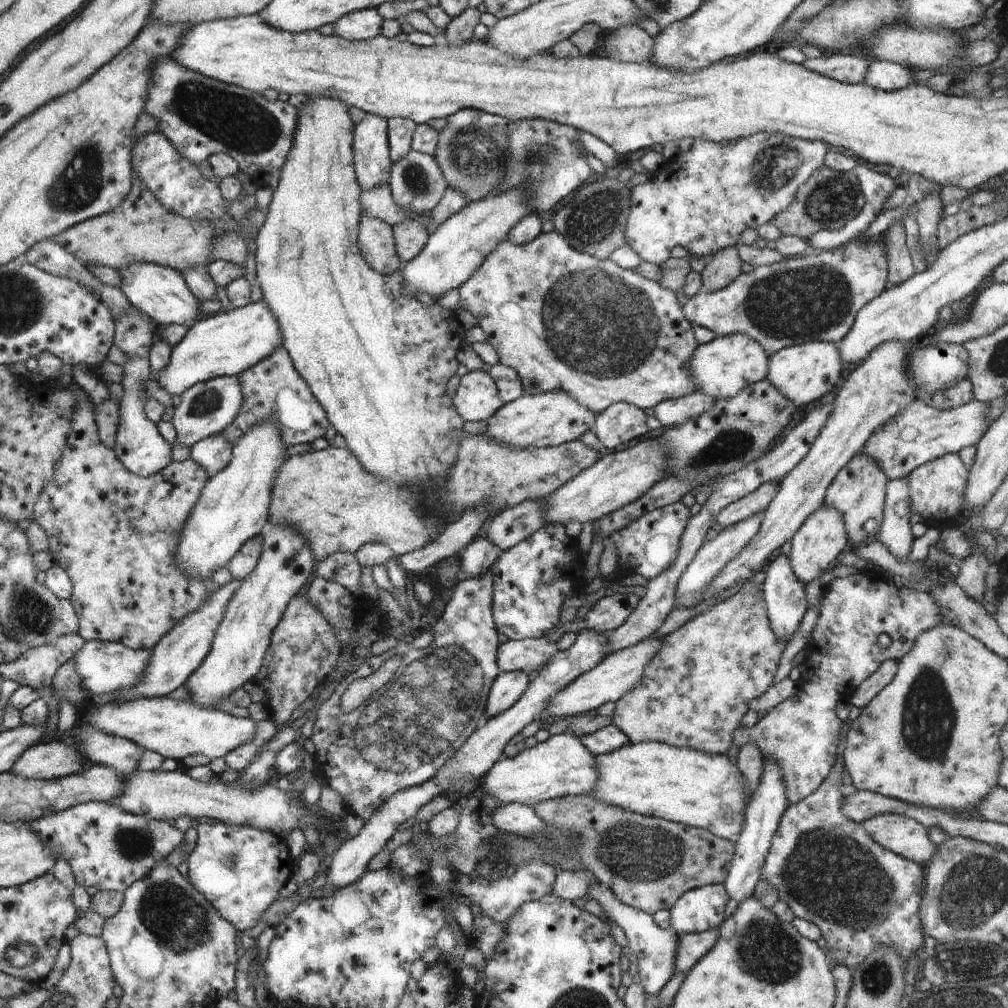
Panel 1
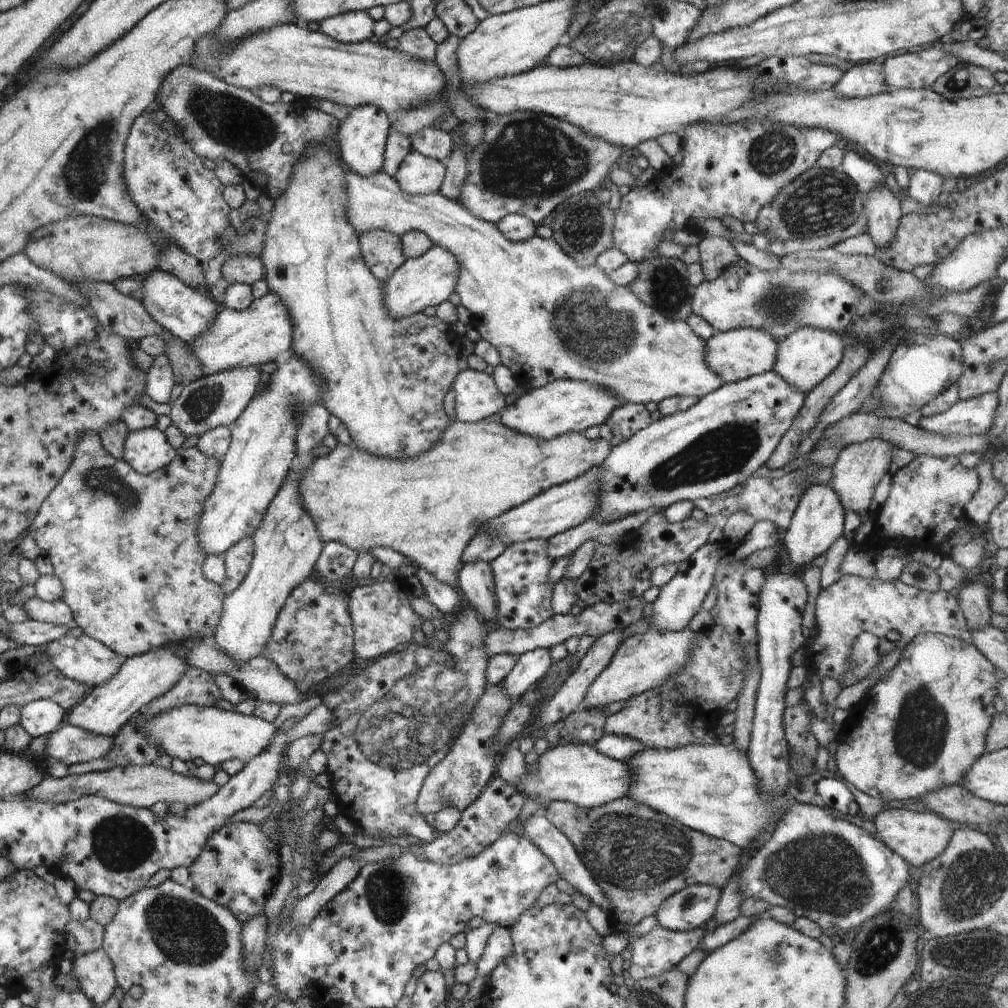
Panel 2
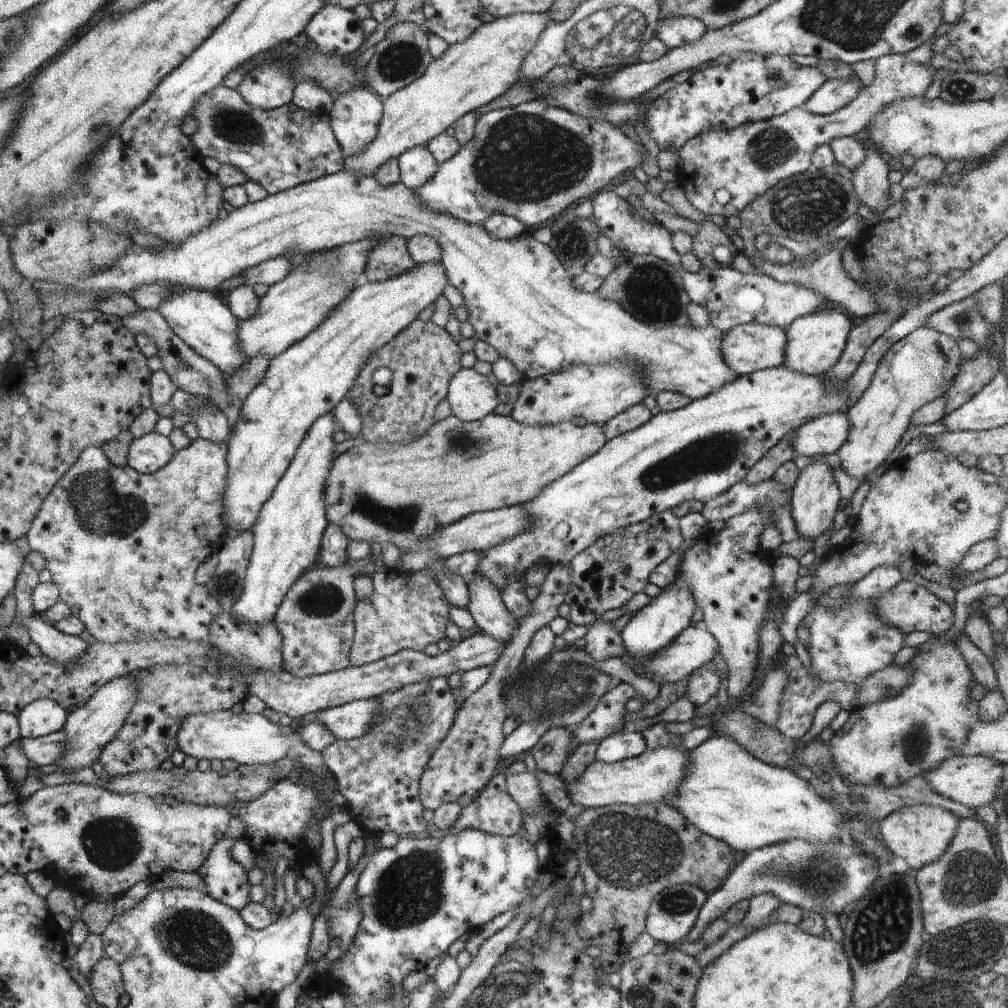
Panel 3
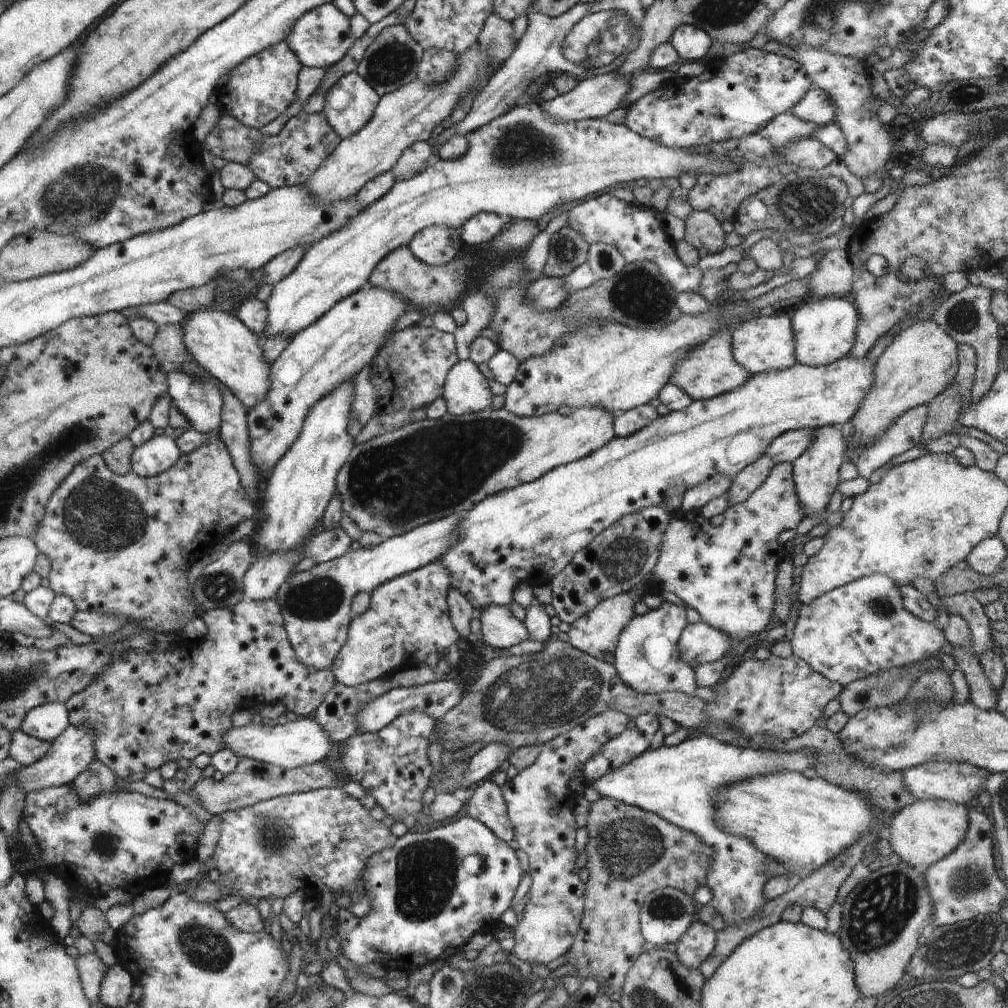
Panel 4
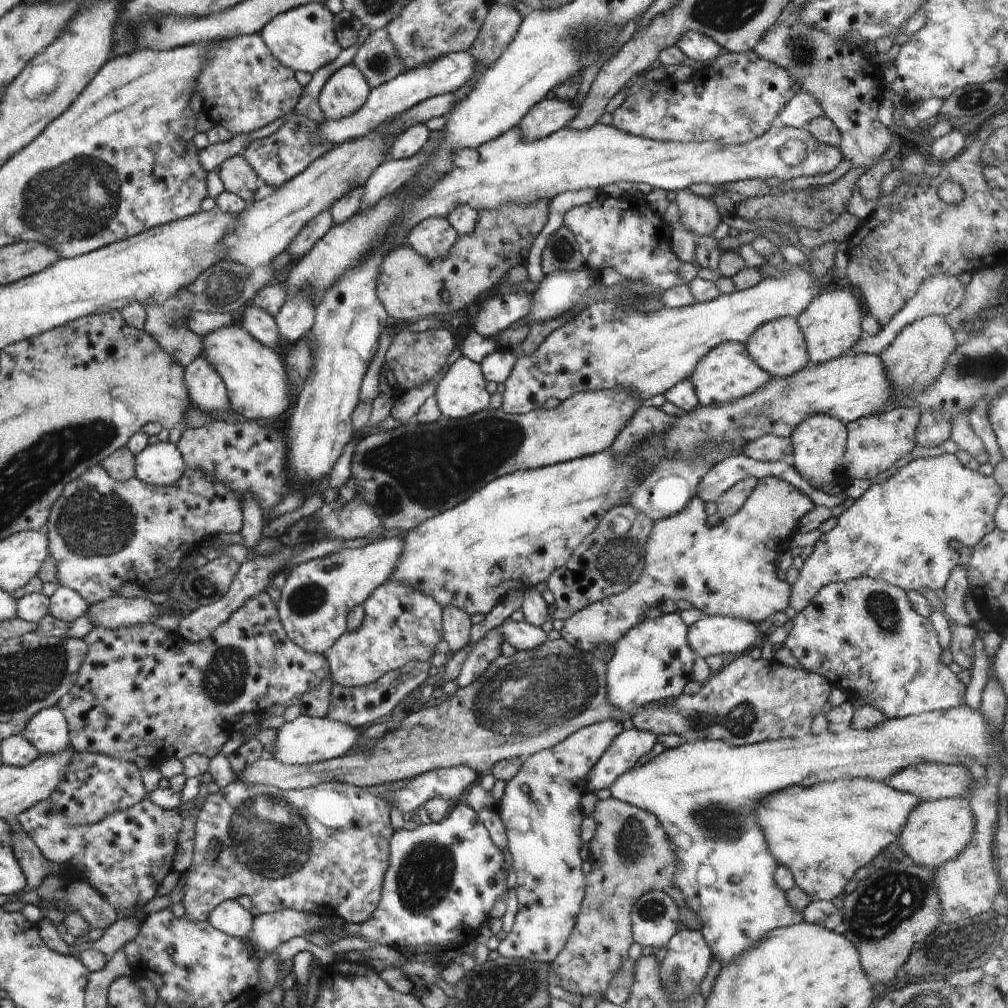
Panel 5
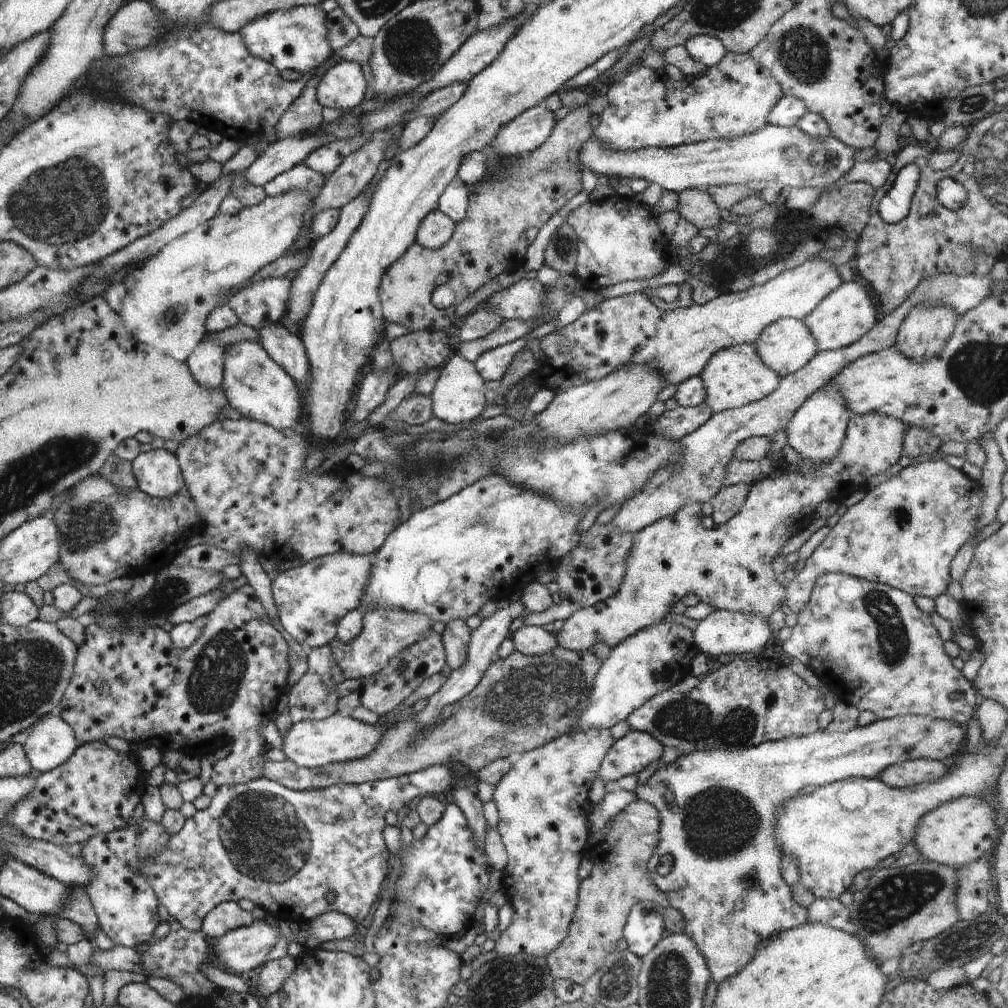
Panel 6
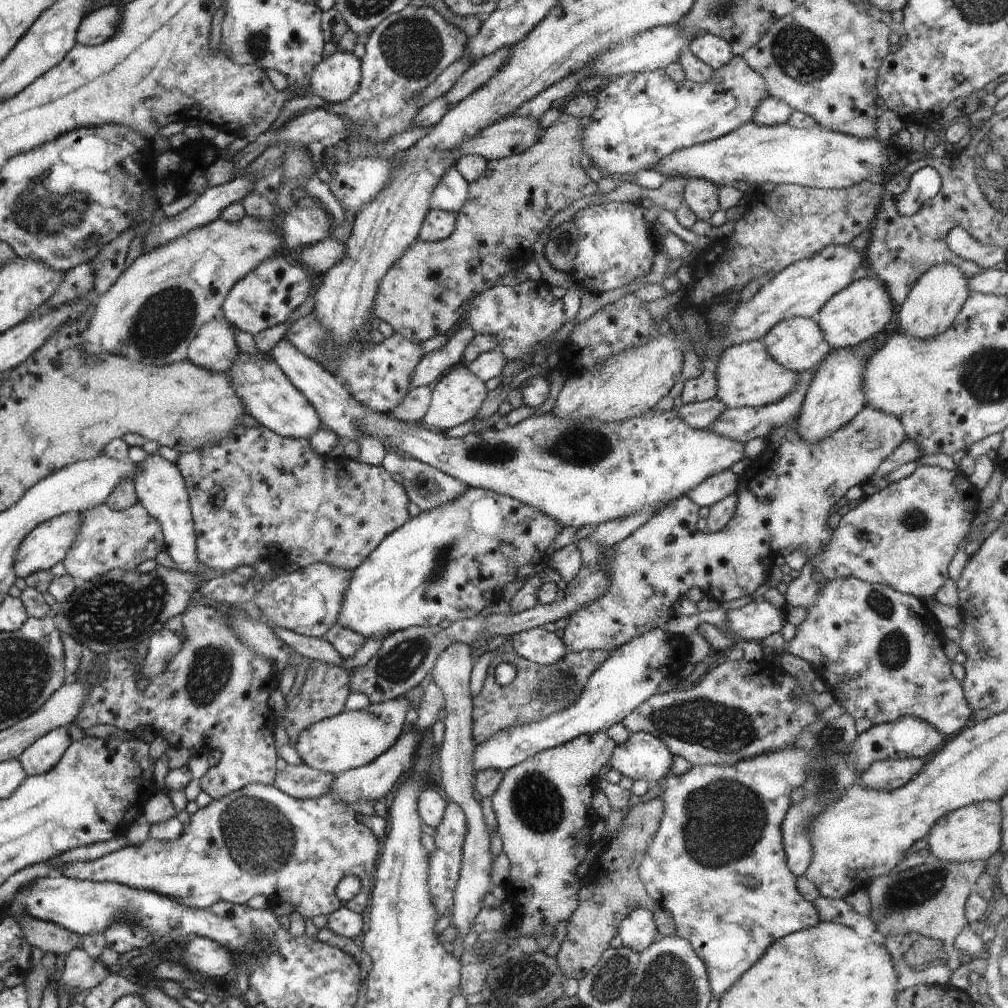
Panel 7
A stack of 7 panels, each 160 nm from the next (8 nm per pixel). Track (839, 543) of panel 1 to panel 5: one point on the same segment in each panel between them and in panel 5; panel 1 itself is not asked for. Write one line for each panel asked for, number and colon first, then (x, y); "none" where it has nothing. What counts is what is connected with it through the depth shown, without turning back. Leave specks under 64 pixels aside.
2: (817, 522)
3: (815, 496)
4: (816, 474)
5: (819, 442)

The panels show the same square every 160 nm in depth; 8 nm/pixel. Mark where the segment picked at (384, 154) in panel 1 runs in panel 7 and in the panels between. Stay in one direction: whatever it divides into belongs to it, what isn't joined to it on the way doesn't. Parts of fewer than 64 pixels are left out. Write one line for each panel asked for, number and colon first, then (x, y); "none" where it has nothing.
2: (361, 138)
3: (355, 116)
4: (350, 103)
5: (345, 92)
6: (343, 86)
7: (336, 78)

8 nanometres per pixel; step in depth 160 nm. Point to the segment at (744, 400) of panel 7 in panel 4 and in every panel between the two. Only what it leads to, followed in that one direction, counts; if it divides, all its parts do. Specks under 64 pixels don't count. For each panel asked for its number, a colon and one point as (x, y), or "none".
4: (709, 369)
5: (726, 373)
6: (734, 377)

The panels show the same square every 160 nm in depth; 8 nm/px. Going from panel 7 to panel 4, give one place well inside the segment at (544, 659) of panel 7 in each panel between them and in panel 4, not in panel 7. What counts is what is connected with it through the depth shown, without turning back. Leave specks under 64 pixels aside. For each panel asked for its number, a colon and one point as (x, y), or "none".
4: (499, 628)
5: (522, 635)
6: (532, 640)

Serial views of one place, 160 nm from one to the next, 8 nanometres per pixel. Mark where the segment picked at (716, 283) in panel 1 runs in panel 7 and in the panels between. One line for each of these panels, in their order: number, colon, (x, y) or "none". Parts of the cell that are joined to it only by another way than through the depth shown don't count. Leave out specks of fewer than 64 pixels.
2: (716, 253)
3: (709, 236)
4: (703, 231)
5: (699, 215)
6: (695, 205)
7: (700, 196)

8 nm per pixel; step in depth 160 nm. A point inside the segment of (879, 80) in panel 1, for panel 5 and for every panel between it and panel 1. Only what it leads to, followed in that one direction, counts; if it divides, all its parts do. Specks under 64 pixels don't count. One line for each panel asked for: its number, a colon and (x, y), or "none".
2: (864, 79)
3: (834, 94)
4: (815, 106)
5: (802, 107)

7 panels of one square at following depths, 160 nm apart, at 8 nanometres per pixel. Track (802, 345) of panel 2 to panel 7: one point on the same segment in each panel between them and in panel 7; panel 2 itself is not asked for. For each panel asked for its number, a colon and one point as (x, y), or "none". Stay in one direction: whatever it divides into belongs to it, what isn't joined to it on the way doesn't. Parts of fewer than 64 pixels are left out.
3: (815, 342)
4: (824, 330)
5: (831, 326)
6: (843, 316)
7: (853, 315)

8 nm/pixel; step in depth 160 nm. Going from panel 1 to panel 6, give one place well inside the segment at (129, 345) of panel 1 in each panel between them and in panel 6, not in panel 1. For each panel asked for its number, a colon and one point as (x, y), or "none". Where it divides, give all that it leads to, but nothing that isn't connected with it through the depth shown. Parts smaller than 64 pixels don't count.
2: (147, 450)
3: (151, 452)
4: (158, 454)
5: (160, 464)
6: (157, 472)

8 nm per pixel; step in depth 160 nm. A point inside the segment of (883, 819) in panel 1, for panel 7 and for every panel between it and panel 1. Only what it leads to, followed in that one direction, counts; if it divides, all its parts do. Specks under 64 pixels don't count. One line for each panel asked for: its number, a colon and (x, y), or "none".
2: (918, 837)
3: (921, 834)
4: (924, 832)
5: (936, 831)
6: (957, 832)
7: (972, 833)

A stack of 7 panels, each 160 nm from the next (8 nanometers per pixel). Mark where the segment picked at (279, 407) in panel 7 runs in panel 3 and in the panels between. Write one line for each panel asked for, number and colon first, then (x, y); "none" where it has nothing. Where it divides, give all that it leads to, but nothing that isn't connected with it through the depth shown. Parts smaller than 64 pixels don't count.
3: (198, 317)
4: (217, 340)
5: (254, 375)
6: (258, 387)

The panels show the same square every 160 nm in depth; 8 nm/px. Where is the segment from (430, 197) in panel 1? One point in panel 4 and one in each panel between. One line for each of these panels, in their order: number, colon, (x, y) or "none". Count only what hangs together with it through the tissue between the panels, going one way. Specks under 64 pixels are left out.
2: (417, 174)
3: (417, 165)
4: (414, 160)

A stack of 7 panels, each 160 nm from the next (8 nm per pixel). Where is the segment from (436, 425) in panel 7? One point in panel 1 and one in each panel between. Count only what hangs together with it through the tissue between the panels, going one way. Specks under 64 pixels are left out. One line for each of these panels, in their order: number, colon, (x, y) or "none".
1: (477, 398)
2: (476, 395)
3: (472, 397)
4: (466, 390)
5: (461, 392)
6: (458, 396)

